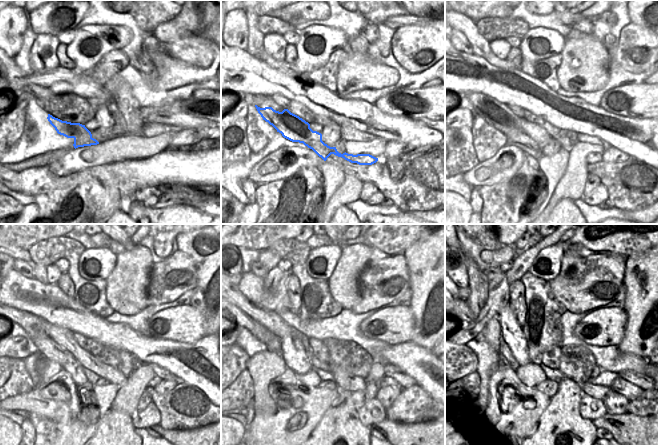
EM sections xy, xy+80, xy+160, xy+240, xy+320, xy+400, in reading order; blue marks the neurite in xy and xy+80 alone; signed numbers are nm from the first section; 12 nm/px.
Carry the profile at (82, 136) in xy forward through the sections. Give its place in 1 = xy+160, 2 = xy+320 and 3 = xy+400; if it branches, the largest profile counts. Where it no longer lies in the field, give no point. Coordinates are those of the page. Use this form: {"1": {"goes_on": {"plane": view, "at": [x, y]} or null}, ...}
{"1": {"goes_on": {"plane": "xy+160", "at": [506, 122]}}, "2": {"goes_on": {"plane": "xy+320", "at": [272, 343]}}, "3": {"goes_on": {"plane": "xy+400", "at": [630, 391]}}}

